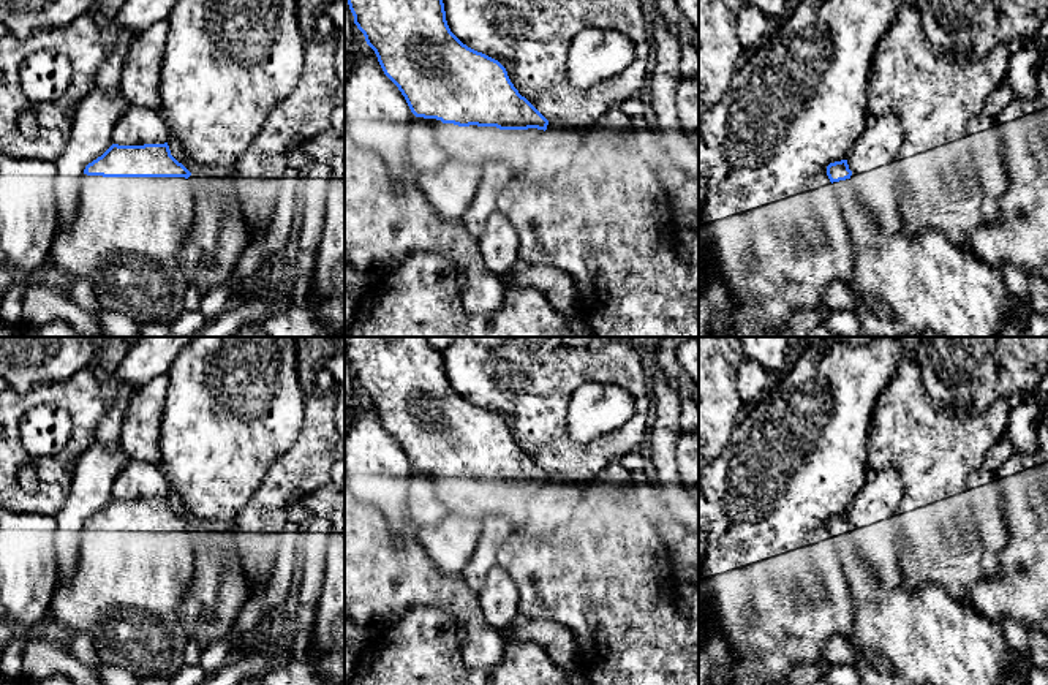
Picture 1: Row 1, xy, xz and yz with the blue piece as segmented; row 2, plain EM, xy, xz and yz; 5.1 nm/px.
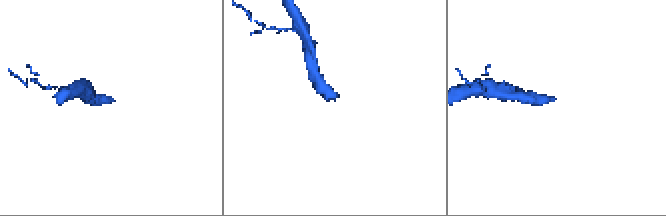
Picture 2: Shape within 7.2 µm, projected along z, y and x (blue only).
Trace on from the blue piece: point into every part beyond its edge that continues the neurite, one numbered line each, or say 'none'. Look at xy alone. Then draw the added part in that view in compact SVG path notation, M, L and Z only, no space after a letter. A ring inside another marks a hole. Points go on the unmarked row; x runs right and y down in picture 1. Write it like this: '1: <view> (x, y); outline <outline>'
1: xy (125, 592); outline M82 530L73 576L55 585L49 615L66 630L93 639L104 664L136 677L171 680L185 666L188 634L179 611L191 582L194 547L185 532Z

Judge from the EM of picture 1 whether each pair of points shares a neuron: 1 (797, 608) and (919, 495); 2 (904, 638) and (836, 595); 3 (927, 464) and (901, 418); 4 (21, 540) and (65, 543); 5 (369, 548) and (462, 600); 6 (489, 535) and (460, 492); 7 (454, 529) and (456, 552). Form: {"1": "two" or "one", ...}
{"1": "two", "2": "two", "3": "one", "4": "two", "5": "one", "6": "two", "7": "one"}

